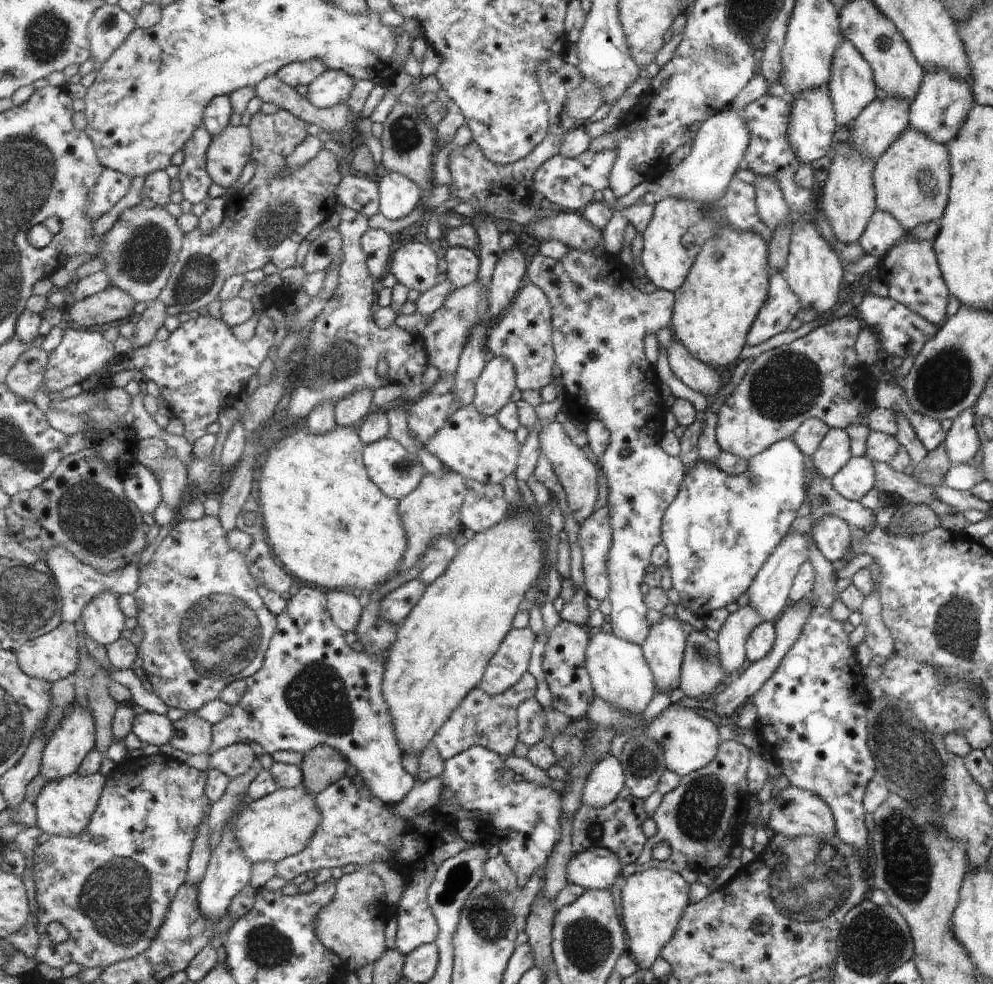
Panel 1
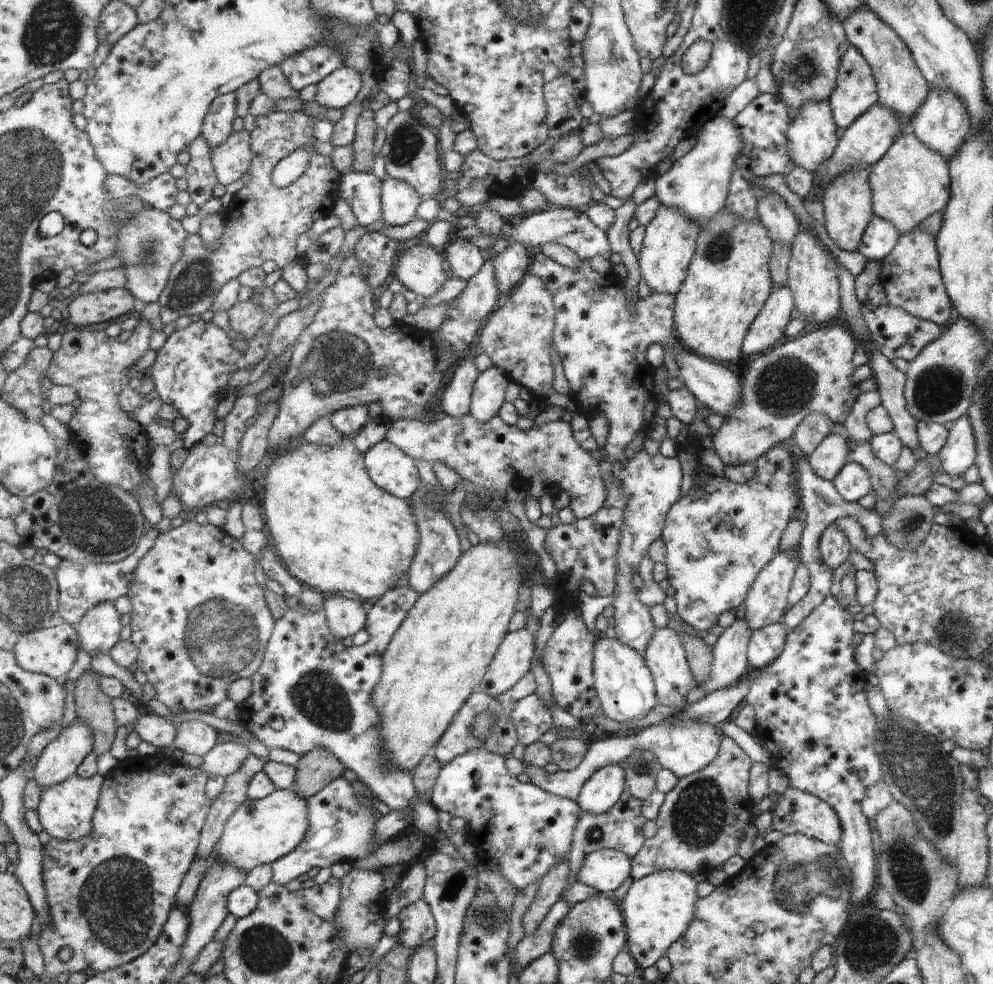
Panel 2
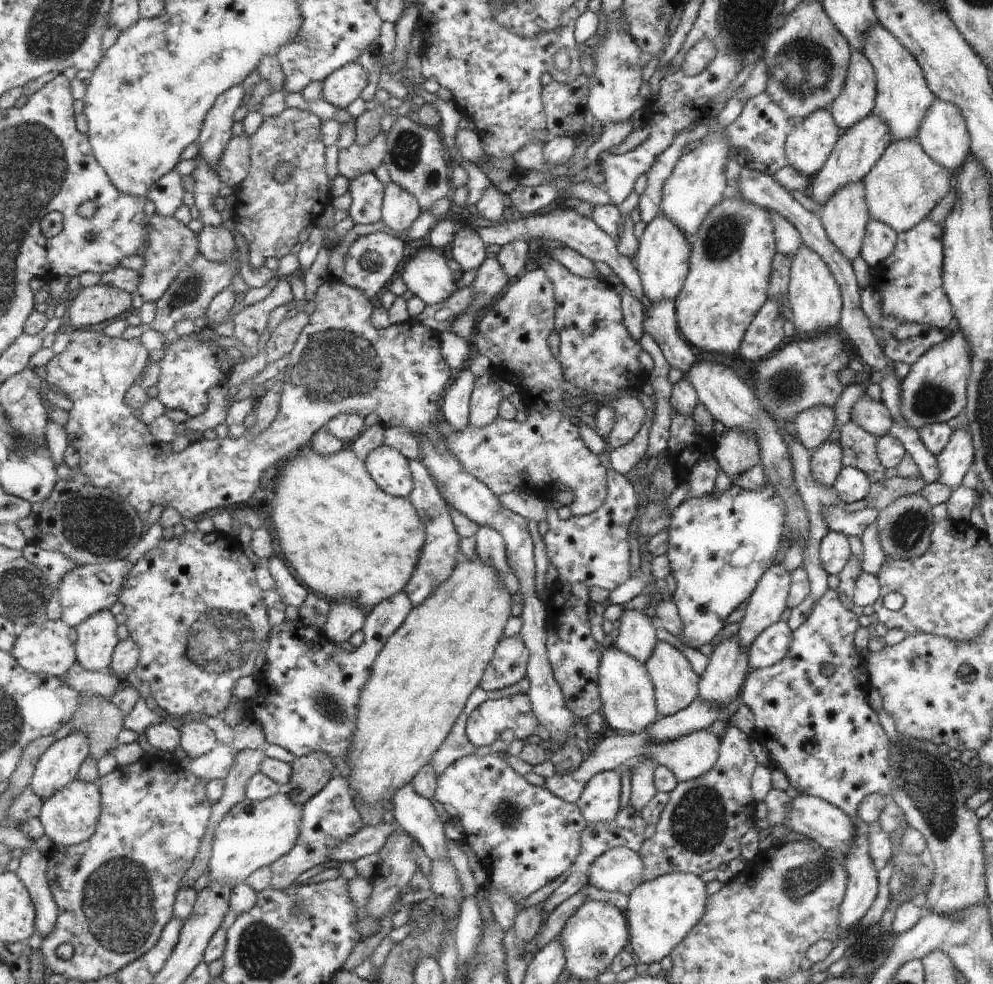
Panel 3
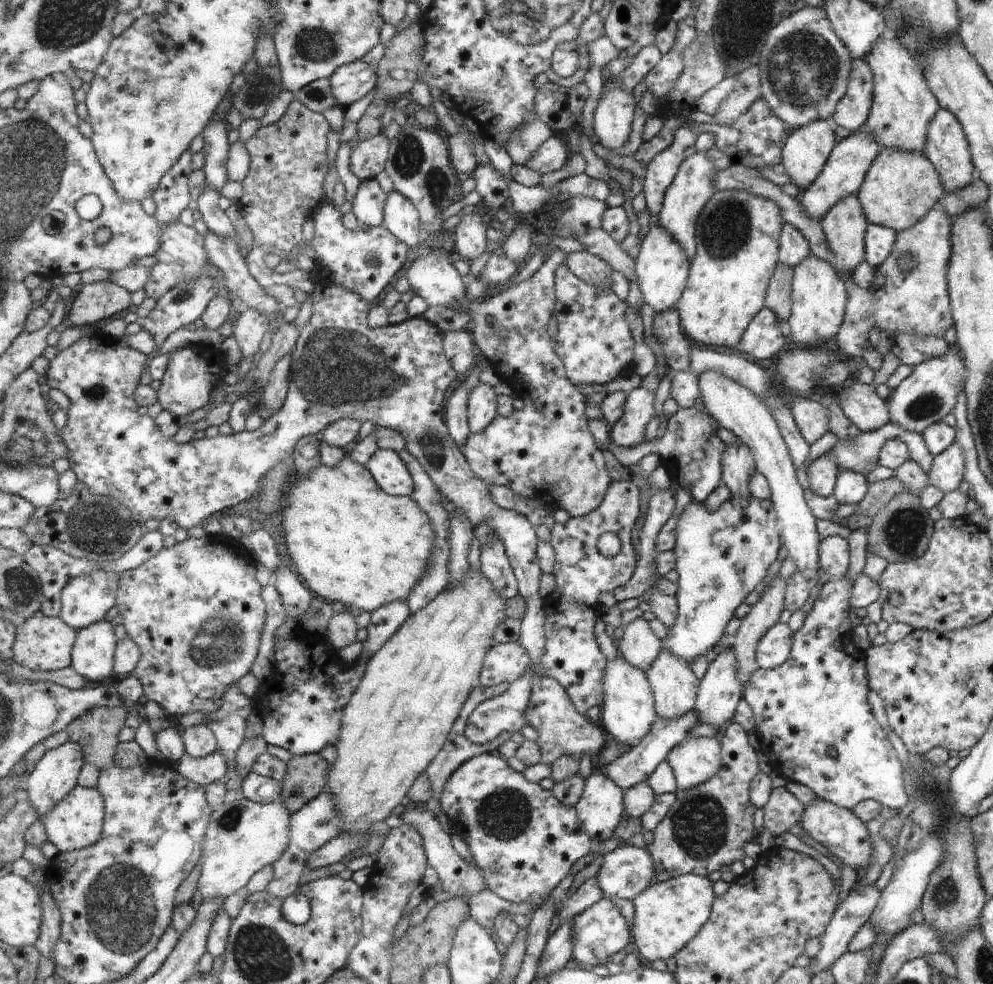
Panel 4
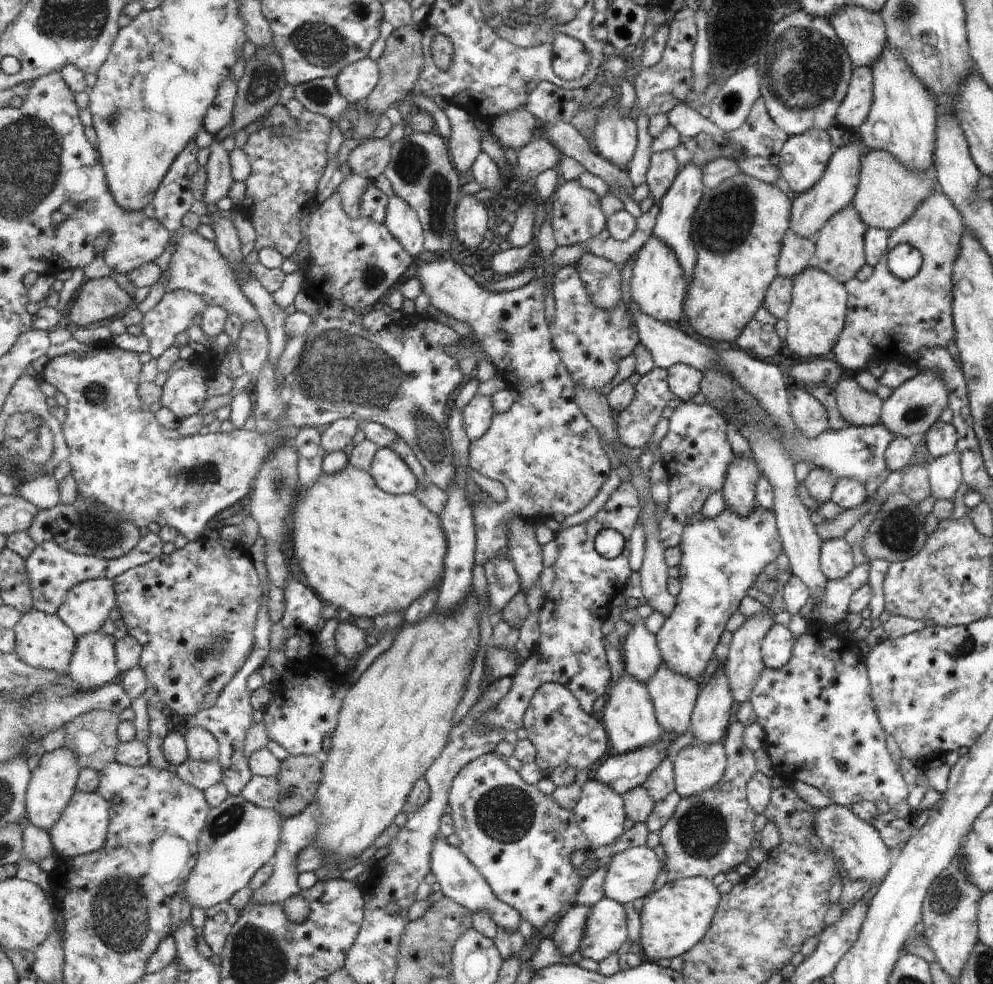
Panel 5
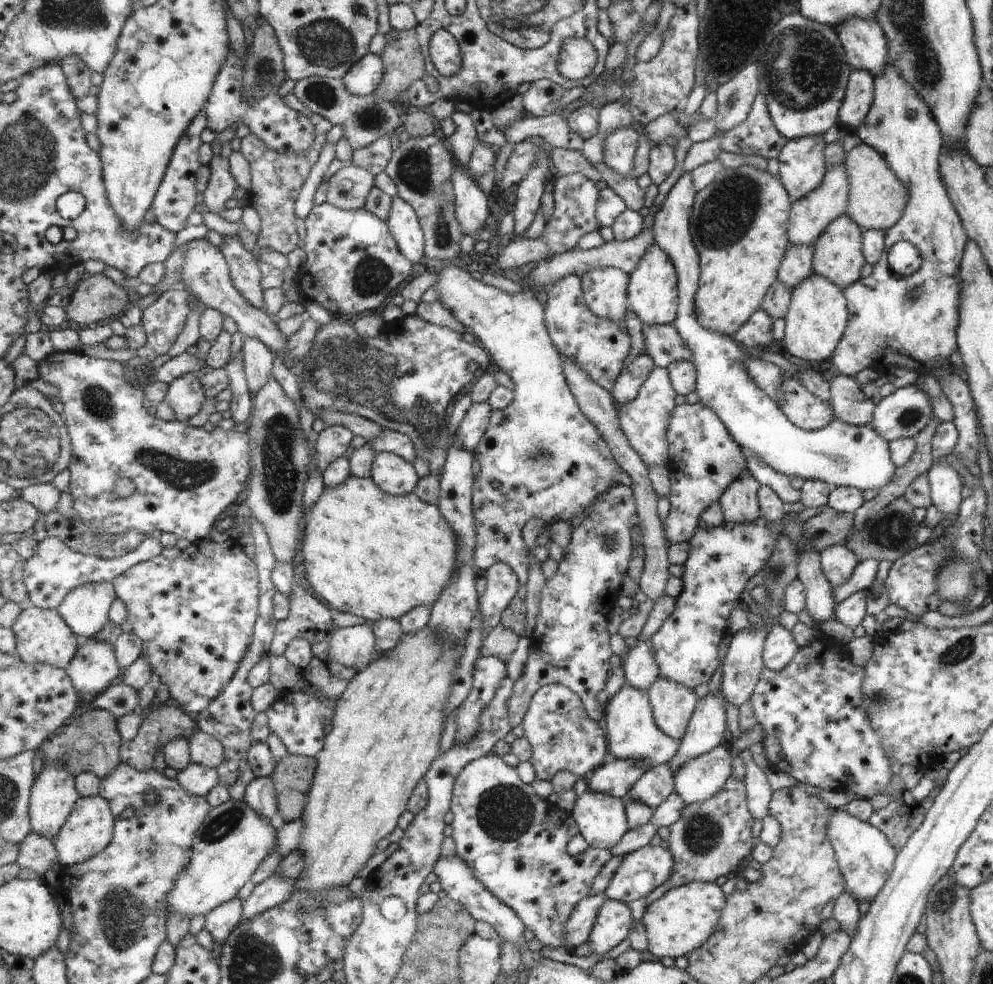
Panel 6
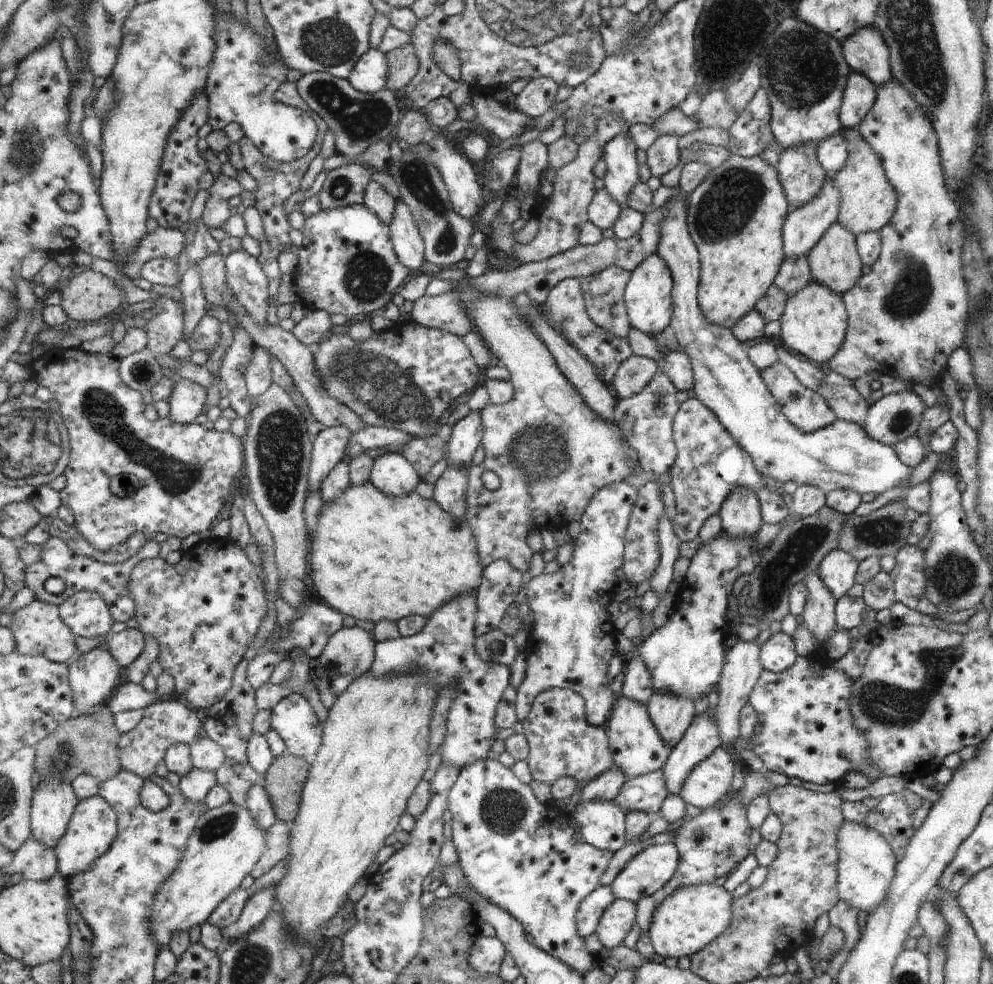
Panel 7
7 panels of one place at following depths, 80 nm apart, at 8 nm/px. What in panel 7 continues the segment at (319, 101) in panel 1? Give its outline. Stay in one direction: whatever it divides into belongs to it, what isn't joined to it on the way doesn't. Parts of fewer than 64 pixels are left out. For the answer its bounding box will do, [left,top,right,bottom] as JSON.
[347,48,389,94]

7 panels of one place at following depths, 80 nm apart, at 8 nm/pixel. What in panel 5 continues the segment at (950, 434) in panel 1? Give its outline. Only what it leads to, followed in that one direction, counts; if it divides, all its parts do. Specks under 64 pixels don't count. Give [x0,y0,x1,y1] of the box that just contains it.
[925,450,962,501]

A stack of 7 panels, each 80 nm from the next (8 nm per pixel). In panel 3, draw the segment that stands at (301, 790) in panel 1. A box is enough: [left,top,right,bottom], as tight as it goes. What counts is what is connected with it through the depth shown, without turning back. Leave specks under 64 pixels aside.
[209,792,302,888]

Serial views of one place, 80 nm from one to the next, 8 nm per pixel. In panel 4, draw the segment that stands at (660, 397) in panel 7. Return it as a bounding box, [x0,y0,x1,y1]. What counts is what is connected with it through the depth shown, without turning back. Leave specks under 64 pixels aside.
[609,387,657,447]

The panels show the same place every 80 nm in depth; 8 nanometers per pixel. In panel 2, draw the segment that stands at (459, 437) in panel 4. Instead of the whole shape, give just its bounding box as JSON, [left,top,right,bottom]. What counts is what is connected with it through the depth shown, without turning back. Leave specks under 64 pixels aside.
[441,358,482,417]

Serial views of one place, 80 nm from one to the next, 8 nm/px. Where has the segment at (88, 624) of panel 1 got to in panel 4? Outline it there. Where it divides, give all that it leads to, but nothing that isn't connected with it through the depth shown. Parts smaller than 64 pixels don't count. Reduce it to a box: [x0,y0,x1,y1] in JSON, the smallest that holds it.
[72,620,118,683]

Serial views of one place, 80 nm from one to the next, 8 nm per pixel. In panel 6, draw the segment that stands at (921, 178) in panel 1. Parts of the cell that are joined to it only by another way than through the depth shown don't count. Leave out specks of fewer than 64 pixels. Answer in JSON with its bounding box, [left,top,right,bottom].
[843,143,908,231]

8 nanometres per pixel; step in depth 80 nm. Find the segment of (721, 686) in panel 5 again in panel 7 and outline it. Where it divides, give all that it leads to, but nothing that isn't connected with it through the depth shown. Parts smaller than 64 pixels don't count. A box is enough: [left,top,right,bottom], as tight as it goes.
[663,713,720,795]

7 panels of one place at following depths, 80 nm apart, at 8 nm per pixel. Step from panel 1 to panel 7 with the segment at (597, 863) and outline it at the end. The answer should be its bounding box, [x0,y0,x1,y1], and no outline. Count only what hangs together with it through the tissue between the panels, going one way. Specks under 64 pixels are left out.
[613,844,683,903]

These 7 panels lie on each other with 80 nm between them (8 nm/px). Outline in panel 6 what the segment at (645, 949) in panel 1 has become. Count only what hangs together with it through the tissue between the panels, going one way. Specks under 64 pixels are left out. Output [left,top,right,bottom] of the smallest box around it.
[640,881,725,958]

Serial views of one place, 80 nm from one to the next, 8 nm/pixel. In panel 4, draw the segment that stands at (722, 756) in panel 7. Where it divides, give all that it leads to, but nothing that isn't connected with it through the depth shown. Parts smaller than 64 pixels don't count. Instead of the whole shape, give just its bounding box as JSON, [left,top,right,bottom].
[667,737,721,789]

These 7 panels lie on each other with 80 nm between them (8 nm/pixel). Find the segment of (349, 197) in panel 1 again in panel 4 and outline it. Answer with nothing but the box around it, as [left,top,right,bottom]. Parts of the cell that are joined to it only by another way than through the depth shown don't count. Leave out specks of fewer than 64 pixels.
[351,178,388,227]

